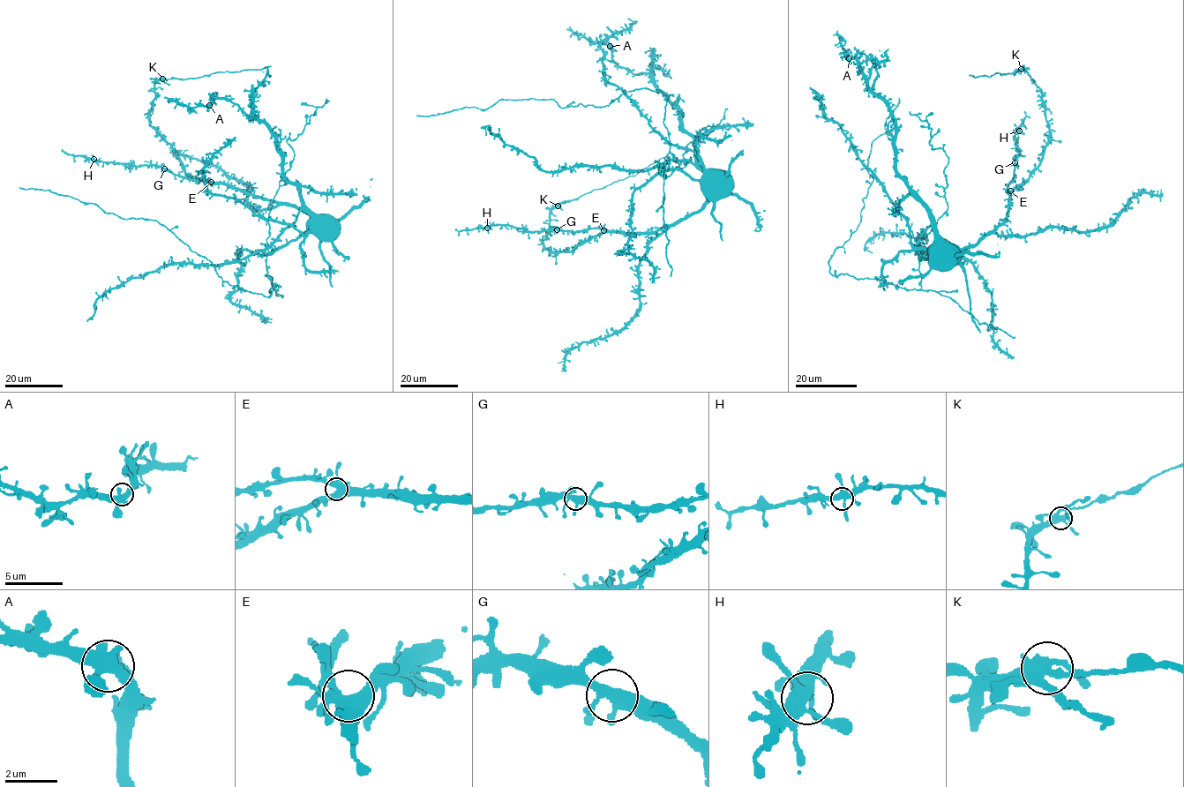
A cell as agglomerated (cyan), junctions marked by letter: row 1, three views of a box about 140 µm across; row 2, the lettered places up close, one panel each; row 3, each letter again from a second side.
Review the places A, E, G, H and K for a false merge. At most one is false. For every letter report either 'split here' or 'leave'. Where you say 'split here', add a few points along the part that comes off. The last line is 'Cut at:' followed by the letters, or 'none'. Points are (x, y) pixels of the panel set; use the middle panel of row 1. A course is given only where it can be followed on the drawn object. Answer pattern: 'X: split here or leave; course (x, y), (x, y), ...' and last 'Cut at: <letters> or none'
A: leave
E: leave
G: leave
H: leave
K: split here; course (558, 206), (595, 189), (633, 176), (668, 153)
Cut at: K

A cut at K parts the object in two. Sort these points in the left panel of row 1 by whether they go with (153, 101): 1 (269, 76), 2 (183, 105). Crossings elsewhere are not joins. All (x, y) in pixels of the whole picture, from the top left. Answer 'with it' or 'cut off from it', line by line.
1: with it
2: with it

